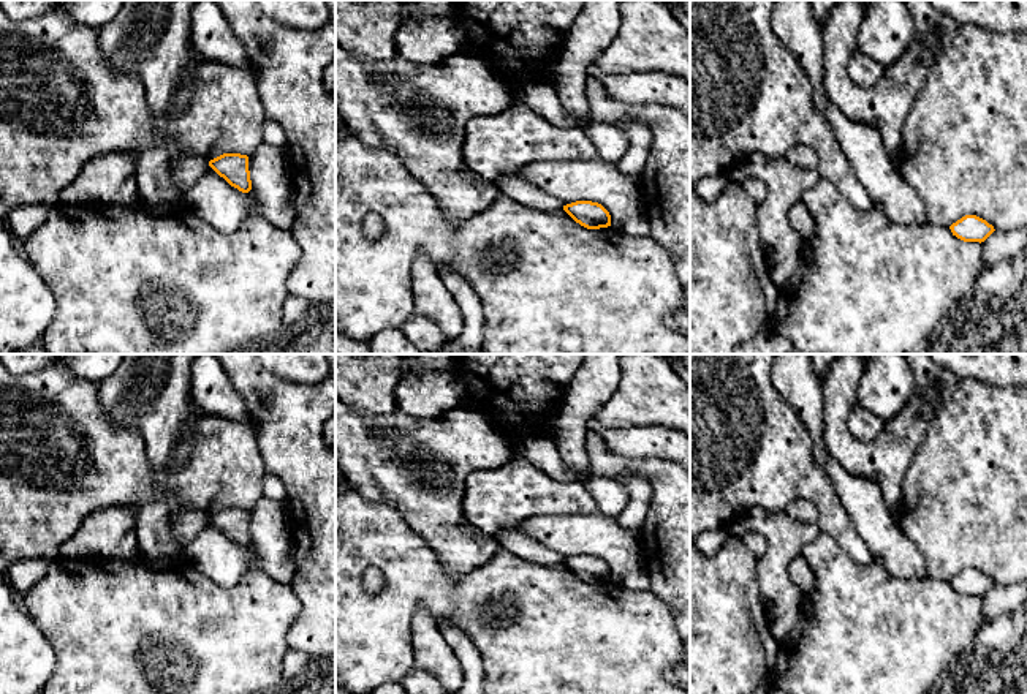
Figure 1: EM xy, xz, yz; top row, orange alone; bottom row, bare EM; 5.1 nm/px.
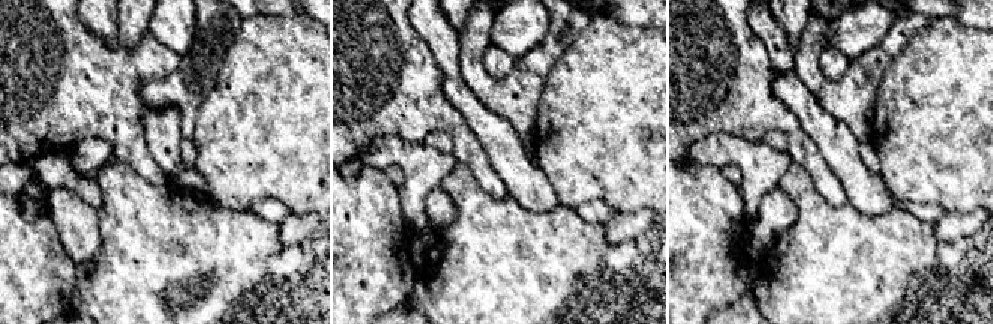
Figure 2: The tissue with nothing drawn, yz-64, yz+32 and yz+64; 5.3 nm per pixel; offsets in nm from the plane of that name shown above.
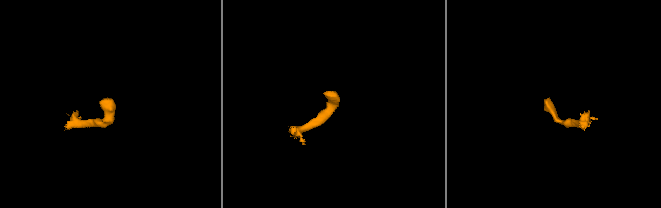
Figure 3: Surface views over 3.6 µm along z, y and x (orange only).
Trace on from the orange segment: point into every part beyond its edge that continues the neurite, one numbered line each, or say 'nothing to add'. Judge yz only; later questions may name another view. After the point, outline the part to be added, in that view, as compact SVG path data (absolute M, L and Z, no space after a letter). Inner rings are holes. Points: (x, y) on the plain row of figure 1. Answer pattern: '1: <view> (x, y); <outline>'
nothing to add

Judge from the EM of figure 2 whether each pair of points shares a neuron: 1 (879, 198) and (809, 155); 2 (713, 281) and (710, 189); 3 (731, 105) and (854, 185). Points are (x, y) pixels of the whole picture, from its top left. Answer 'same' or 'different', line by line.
1: different
2: same
3: different

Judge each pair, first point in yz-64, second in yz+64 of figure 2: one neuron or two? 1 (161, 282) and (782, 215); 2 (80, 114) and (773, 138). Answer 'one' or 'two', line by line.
1: two
2: two

